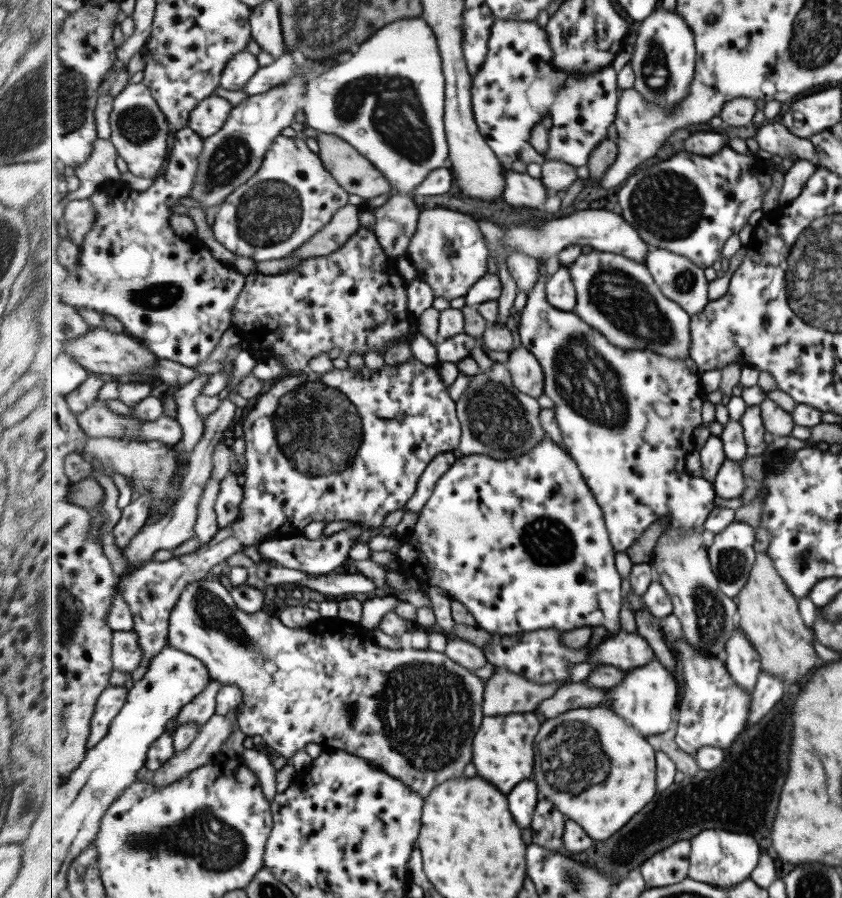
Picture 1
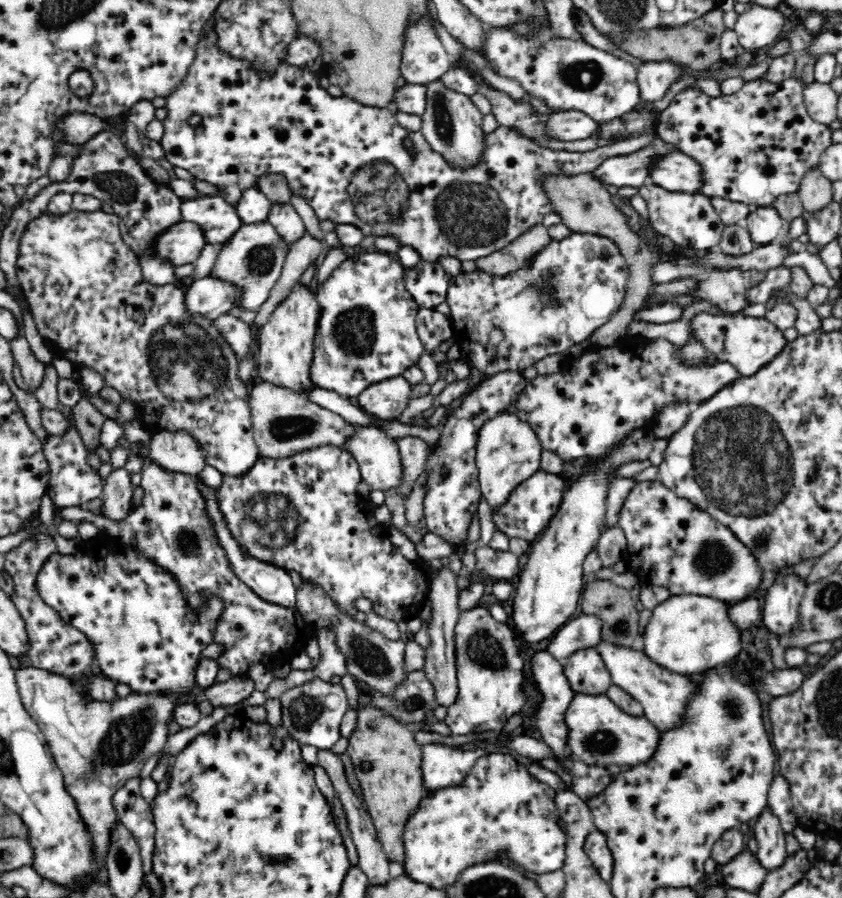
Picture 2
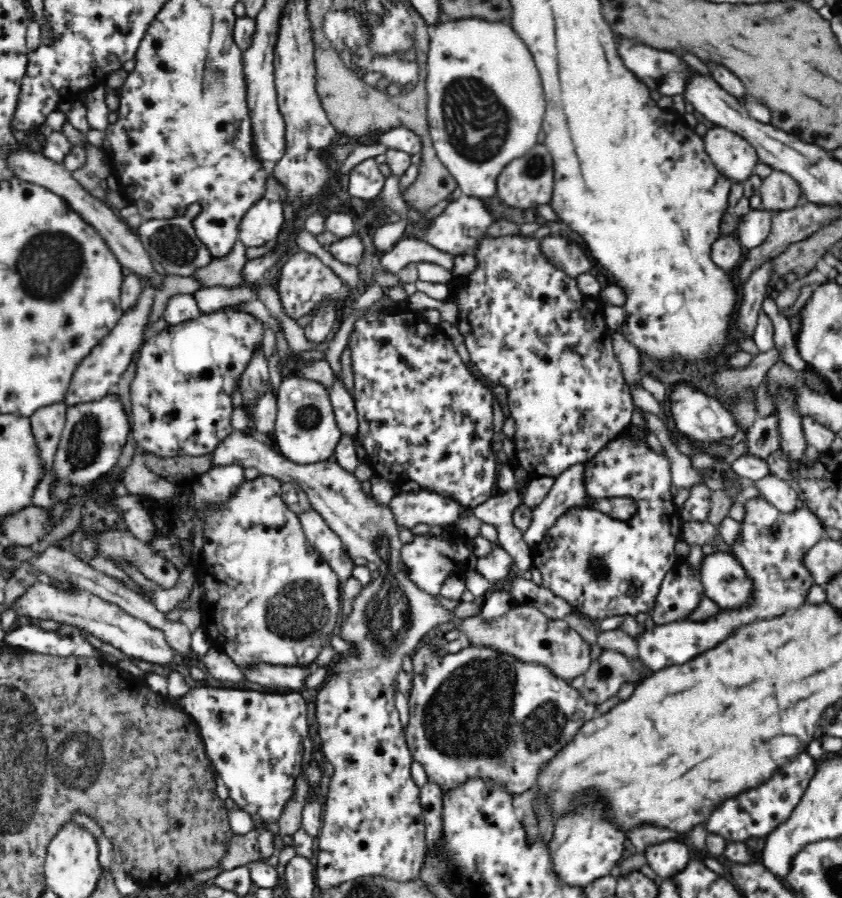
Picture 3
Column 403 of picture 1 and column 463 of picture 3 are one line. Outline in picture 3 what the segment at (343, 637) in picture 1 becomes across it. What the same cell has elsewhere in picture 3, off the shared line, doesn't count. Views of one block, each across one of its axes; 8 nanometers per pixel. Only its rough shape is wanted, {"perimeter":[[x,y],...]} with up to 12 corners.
{"perimeter":[[484,646],[414,666],[405,737],[443,792],[512,795],[598,716]]}

